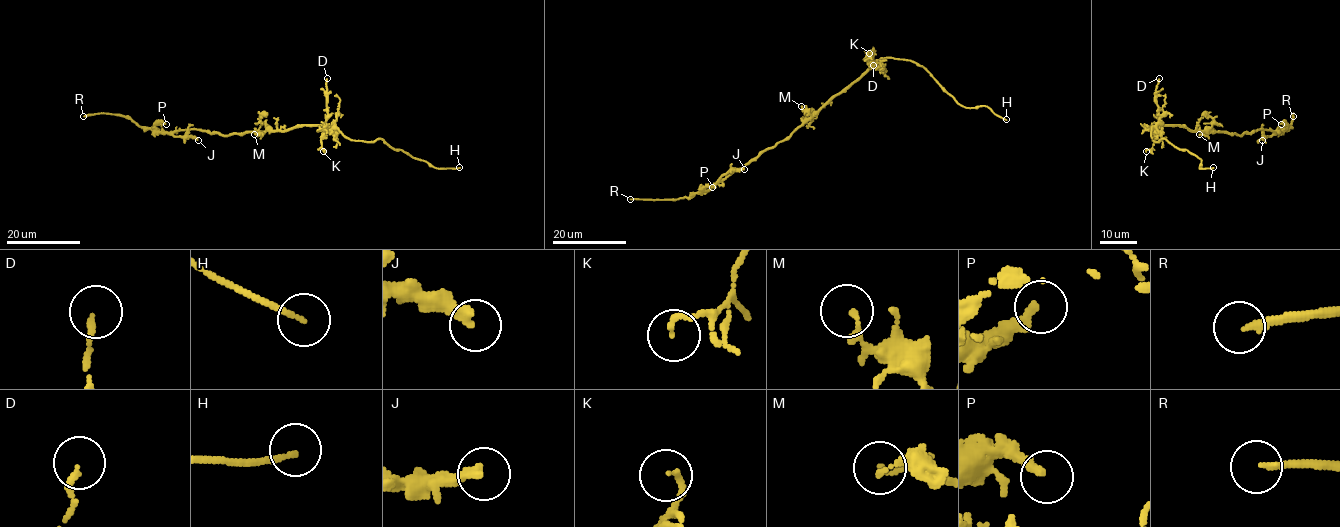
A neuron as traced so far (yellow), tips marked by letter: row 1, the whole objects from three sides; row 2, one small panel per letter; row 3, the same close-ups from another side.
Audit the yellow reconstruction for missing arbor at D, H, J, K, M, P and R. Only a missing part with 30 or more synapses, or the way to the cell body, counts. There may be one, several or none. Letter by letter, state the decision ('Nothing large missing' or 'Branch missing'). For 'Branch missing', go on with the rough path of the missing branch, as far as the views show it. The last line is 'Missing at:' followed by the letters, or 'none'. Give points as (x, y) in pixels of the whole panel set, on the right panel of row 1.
D: Nothing large missing
H: Nothing large missing
J: Nothing large missing
K: Nothing large missing
M: Nothing large missing
P: Nothing large missing
R: Branch missing. Course of what is missing: (1293, 116), (1277, 118), (1259, 112), (1248, 100), (1242, 101), (1223, 91), (1215, 83), (1200, 85)
Missing at: R

